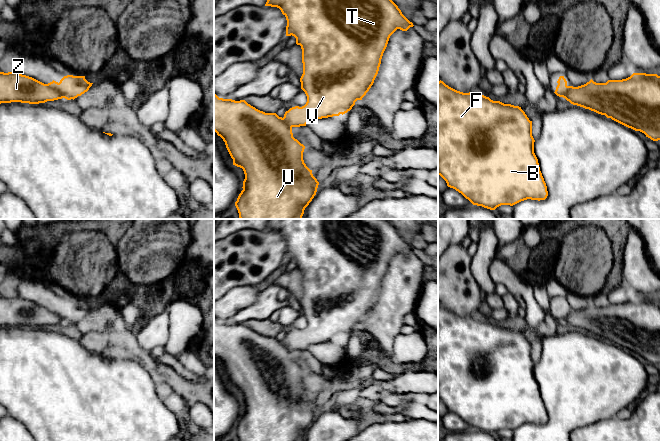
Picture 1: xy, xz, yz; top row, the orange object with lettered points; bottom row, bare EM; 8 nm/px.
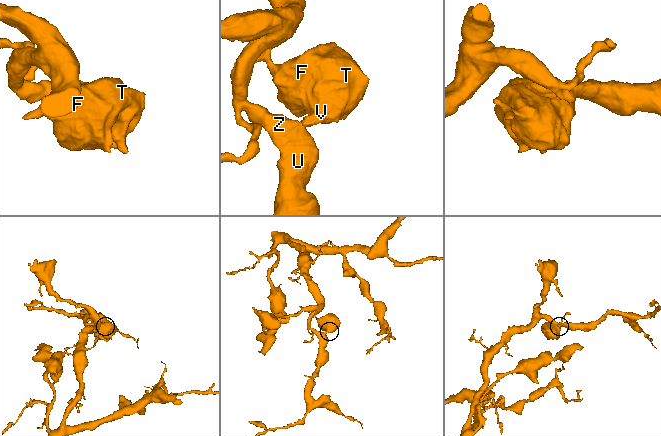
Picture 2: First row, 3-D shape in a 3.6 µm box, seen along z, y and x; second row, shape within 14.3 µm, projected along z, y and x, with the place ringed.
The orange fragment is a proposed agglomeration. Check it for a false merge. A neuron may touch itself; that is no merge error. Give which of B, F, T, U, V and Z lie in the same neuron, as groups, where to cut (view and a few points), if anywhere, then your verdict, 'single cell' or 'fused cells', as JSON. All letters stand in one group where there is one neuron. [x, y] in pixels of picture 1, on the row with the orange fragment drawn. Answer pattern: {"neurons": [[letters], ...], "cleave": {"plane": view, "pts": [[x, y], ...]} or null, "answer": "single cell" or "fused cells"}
{"neurons": [["B", "F", "T", "V"], ["U", "Z"]], "cleave": {"plane": "xy", "pts": [[58, 83], [64, 97]]}, "answer": "fused cells"}

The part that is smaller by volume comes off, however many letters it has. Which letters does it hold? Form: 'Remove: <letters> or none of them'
Remove: B, F, T, V

